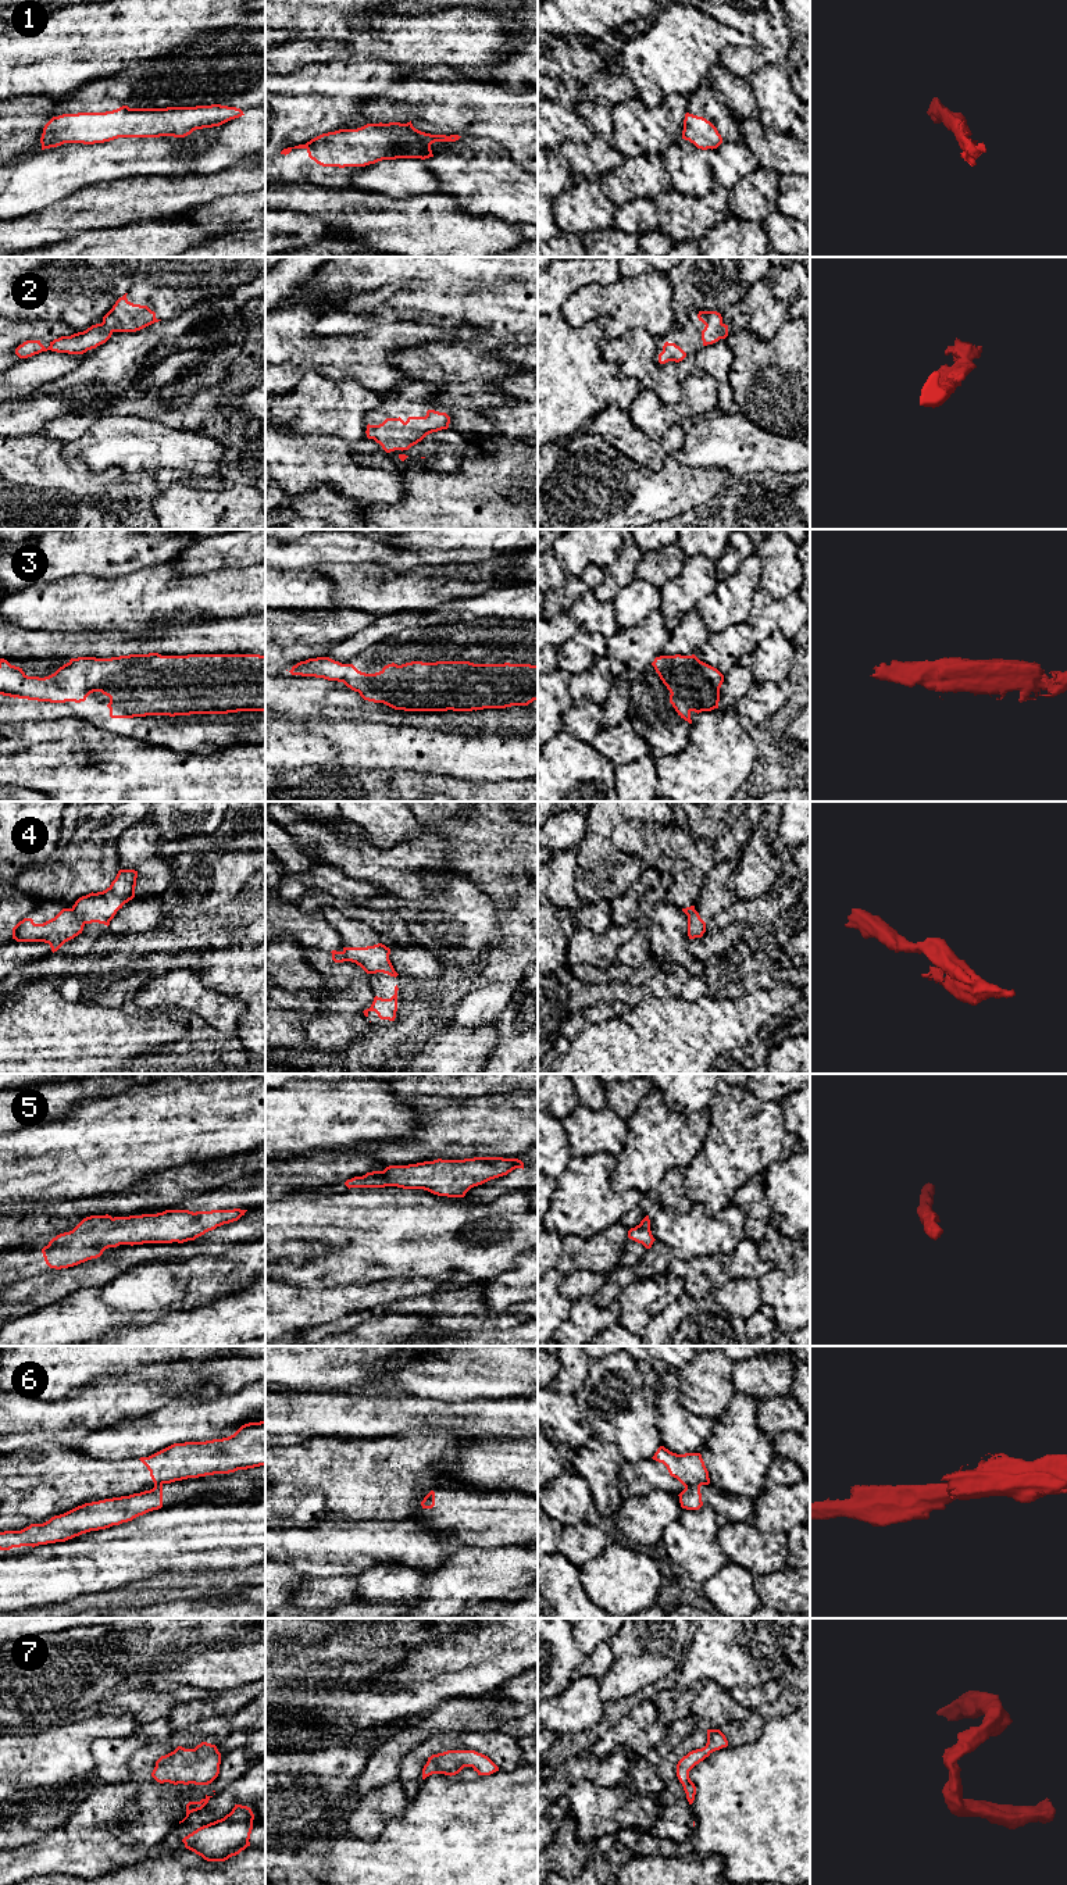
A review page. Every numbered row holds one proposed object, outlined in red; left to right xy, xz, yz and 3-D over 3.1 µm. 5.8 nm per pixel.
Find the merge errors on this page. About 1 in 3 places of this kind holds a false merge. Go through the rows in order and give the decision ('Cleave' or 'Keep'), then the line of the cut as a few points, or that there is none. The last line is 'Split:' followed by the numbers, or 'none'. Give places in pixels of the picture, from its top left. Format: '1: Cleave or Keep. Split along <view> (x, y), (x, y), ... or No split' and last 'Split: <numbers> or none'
1: Keep. No split
2: Keep. No split
3: Keep. No split
4: Cleave. Split along xy (71, 909), (84, 924)
5: Keep. No split
6: Cleave. Split along yz (699, 1485), (688, 1485), (685, 1488)
7: Keep. No split
Split: 4, 6

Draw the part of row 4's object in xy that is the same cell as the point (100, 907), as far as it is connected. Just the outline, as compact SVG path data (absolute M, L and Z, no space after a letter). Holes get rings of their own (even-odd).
M119 870L111 885L97 893L79 897L72 911L83 924L99 922L110 925L117 911L135 897L138 871Z

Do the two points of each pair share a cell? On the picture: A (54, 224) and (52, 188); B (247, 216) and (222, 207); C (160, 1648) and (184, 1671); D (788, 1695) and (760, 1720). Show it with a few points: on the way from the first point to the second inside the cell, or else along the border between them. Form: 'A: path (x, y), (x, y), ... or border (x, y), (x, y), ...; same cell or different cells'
A: border (82, 188), (22, 216); different cells
B: path (242, 213), (228, 213); same cell
C: border (203, 1648), (189, 1650), (149, 1673); different cells
D: path (782, 1702), (767, 1713); same cell

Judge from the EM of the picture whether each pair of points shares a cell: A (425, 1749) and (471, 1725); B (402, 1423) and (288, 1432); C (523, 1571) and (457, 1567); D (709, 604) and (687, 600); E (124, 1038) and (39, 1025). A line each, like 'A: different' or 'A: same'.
A: different
B: same
C: same
D: different
E: different

